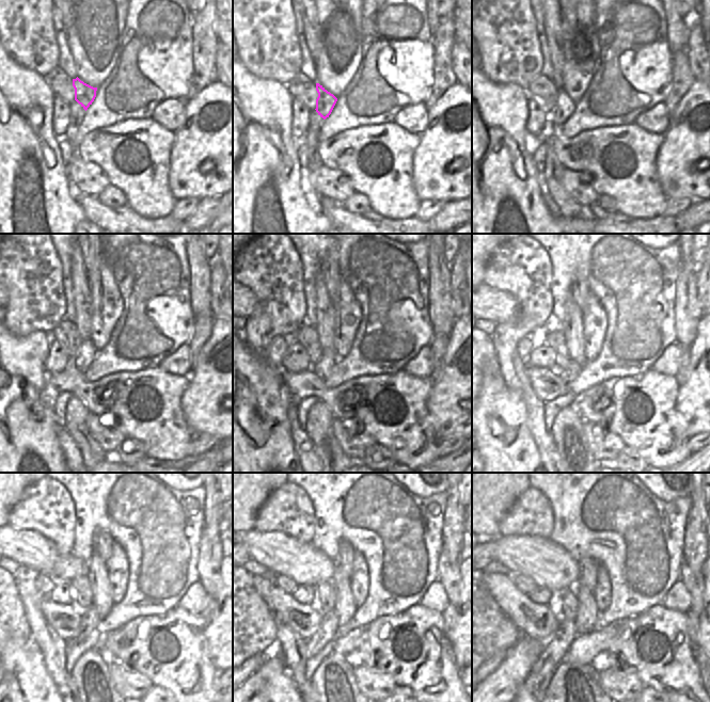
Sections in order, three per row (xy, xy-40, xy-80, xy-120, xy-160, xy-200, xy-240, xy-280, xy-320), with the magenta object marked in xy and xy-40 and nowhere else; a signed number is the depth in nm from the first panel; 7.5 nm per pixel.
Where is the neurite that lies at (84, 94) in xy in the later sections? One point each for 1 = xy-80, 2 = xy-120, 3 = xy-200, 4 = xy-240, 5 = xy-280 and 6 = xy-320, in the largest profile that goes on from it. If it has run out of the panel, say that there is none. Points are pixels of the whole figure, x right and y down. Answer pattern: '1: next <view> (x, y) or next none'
1: next xy-80 (564, 108)
2: next xy-120 (87, 353)
3: next xy-200 (567, 376)
4: next xy-240 (90, 617)
5: next xy-280 (328, 627)
6: next xy-320 (556, 647)

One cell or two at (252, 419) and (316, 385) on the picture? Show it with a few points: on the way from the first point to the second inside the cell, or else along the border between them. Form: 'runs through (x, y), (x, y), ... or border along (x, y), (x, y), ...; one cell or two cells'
border along (284, 381), (293, 396); two cells

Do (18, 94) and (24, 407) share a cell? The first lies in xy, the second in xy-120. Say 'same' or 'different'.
same

